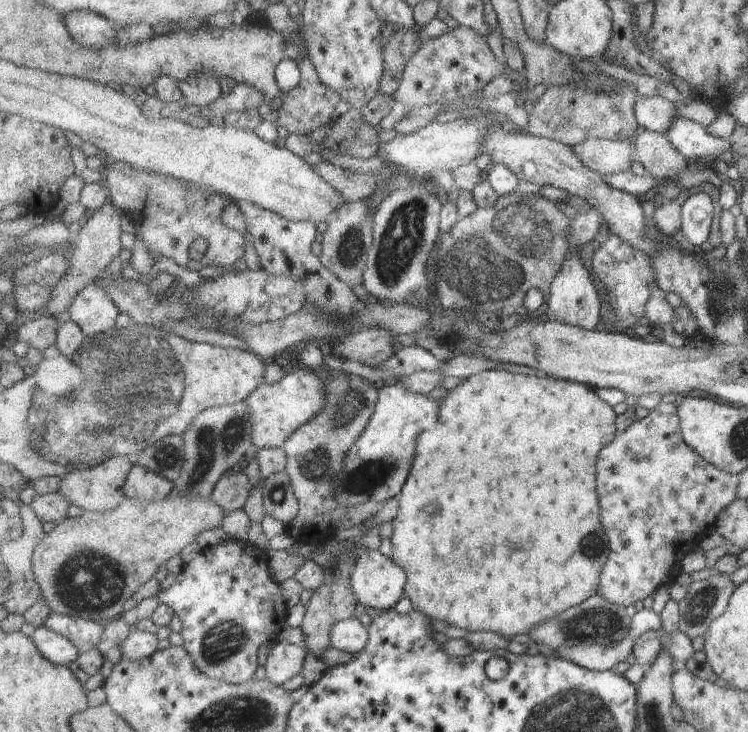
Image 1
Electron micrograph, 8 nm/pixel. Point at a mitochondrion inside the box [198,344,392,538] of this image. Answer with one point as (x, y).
(350, 400)

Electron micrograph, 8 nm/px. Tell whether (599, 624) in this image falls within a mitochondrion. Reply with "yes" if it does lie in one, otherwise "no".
yes

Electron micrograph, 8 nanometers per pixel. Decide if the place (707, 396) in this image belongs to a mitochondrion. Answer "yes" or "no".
no

